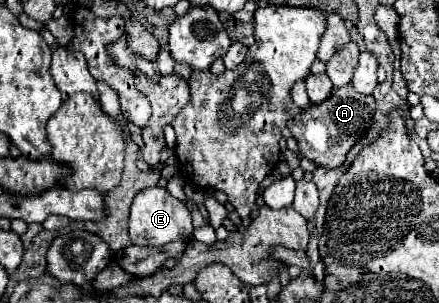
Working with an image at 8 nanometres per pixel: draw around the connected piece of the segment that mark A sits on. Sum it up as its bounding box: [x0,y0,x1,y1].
[287,84,377,170]

